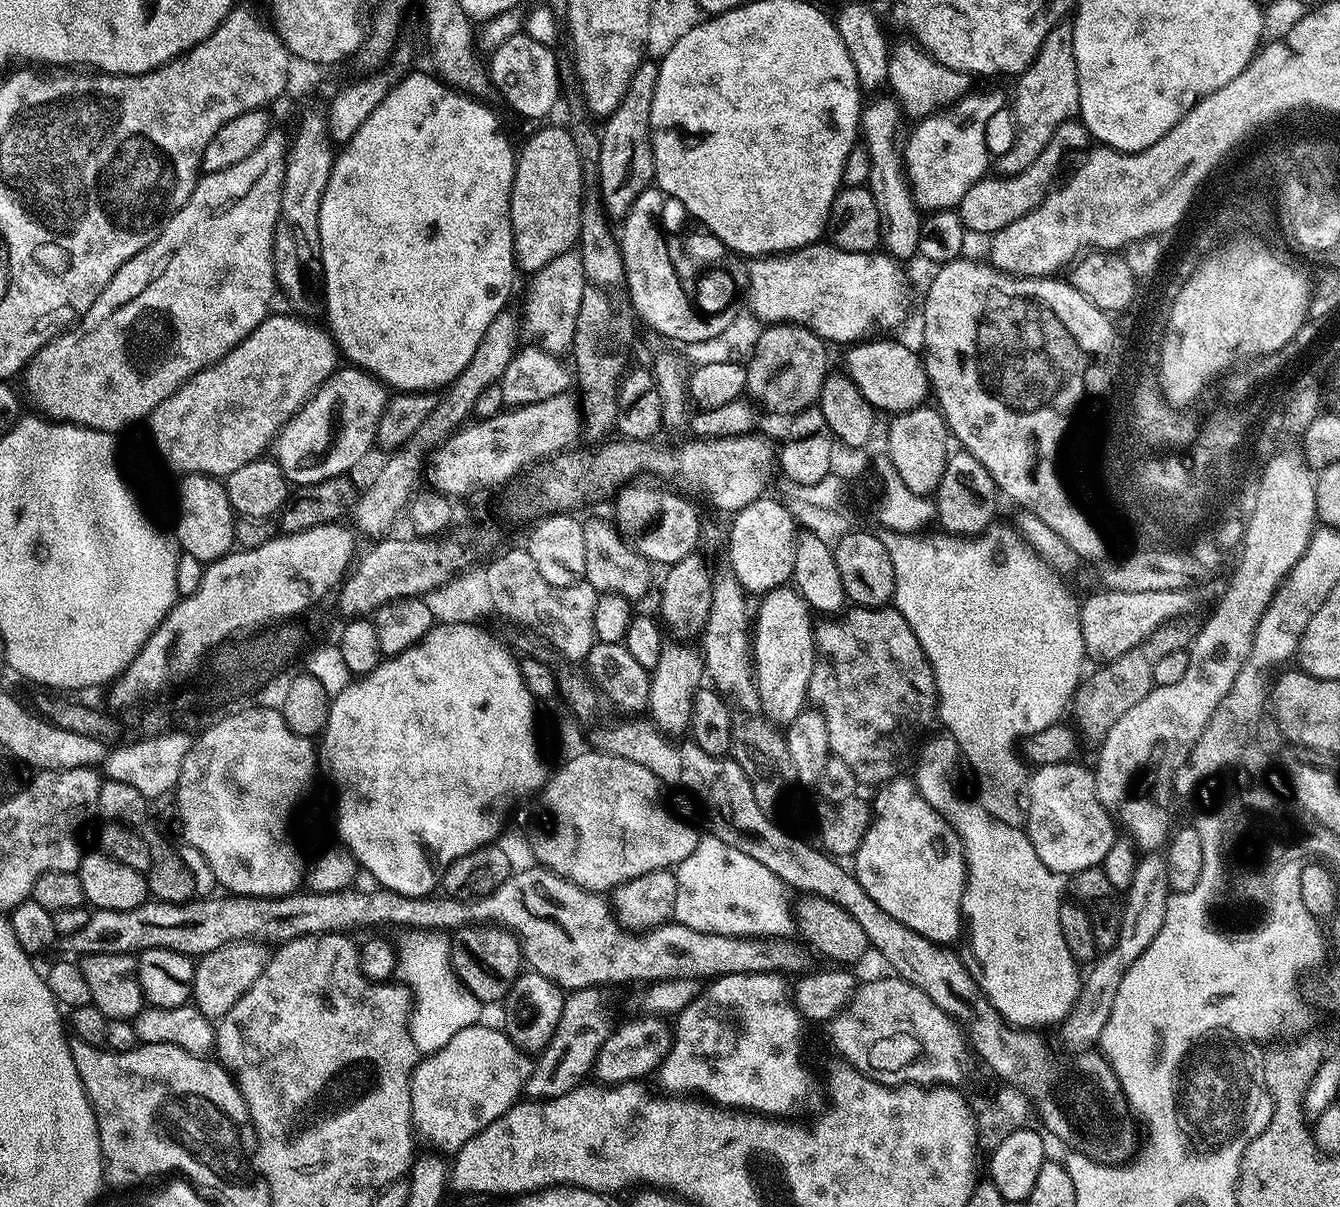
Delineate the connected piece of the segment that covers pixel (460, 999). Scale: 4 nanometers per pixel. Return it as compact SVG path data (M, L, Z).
M412 930L398 944L398 976L412 990L412 1037L417 1053L437 1052L458 1030L481 1023L479 998L460 983L452 971L450 940L447 935L431 930Z

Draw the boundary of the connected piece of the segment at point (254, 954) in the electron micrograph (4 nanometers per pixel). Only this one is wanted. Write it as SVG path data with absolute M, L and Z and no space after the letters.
M238 940L202 956L196 964L192 992L200 1012L211 1020L218 1020L229 1012L234 1002L258 980L268 965L269 947L257 940Z

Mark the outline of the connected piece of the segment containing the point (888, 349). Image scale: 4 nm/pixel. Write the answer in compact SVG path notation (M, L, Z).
M869 338L857 342L847 349L843 371L854 386L881 413L895 414L911 408L921 407L924 399L929 399L930 385L925 361L916 352L911 352L904 344L895 344L892 338Z

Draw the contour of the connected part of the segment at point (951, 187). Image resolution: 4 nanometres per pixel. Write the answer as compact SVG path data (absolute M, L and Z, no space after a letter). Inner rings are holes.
M969 91L958 100L939 109L938 114L923 117L916 129L907 133L904 162L912 194L919 209L925 213L943 208L955 209L966 190L984 179L988 168L988 136L984 131L992 115L1004 104L1000 92ZM988 168L988 169L987 169Z

